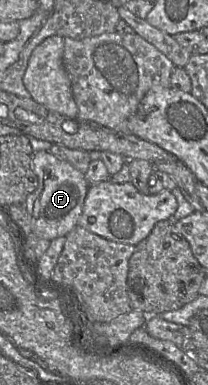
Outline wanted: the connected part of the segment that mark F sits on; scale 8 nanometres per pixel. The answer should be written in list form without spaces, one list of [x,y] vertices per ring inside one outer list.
[[[49,150],[35,152],[32,165],[38,177],[38,186],[24,202],[24,207],[30,216],[30,231],[39,238],[49,241],[66,236],[78,225],[90,183],[86,180],[85,173],[57,158]]]

